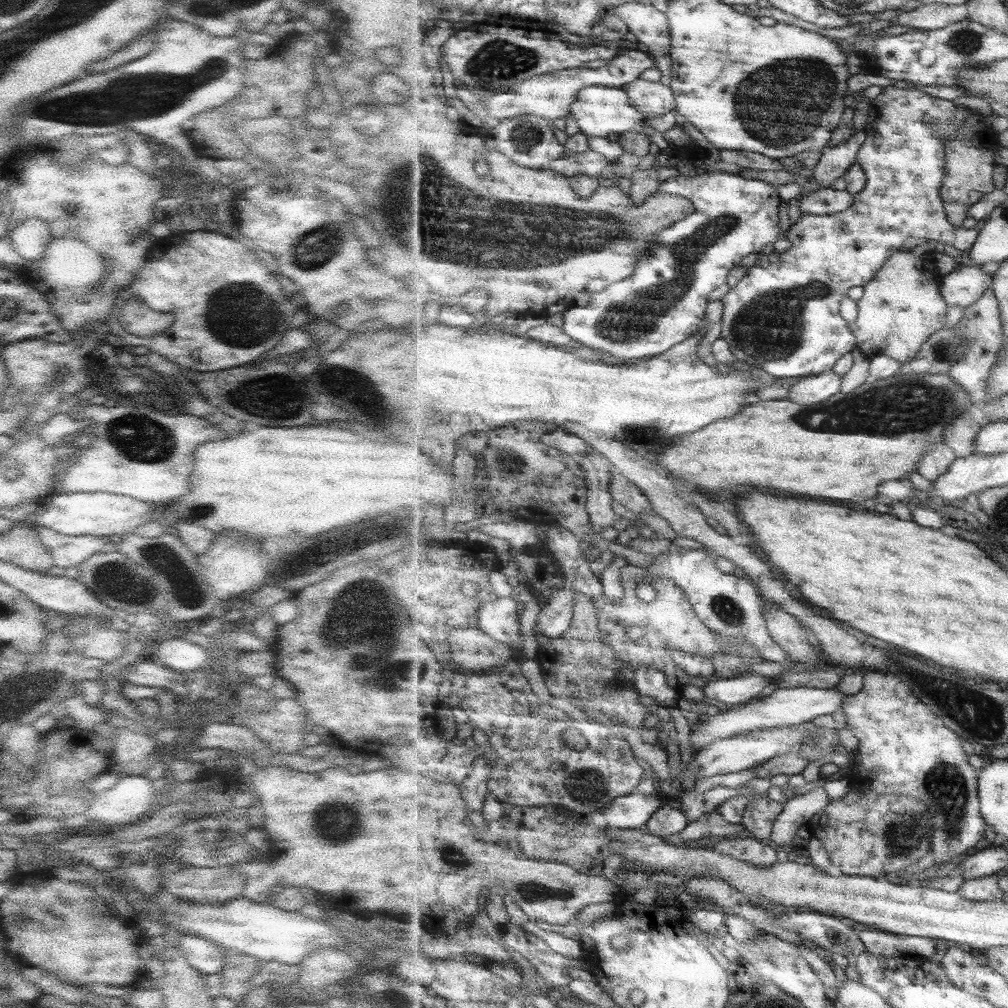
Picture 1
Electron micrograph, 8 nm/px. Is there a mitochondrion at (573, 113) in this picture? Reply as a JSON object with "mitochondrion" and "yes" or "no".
{"mitochondrion":"no"}

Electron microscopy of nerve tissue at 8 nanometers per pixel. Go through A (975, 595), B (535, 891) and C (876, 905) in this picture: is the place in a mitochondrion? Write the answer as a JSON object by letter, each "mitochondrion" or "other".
{"A":"other","B":"mitochondrion","C":"other"}

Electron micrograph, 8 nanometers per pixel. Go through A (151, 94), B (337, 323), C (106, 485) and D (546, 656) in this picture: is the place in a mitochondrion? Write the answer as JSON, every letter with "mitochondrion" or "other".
{"A":"mitochondrion","B":"other","C":"other","D":"other"}

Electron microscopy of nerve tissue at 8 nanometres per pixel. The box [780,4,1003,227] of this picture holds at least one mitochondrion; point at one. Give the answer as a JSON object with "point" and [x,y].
{"point":[967,41]}

